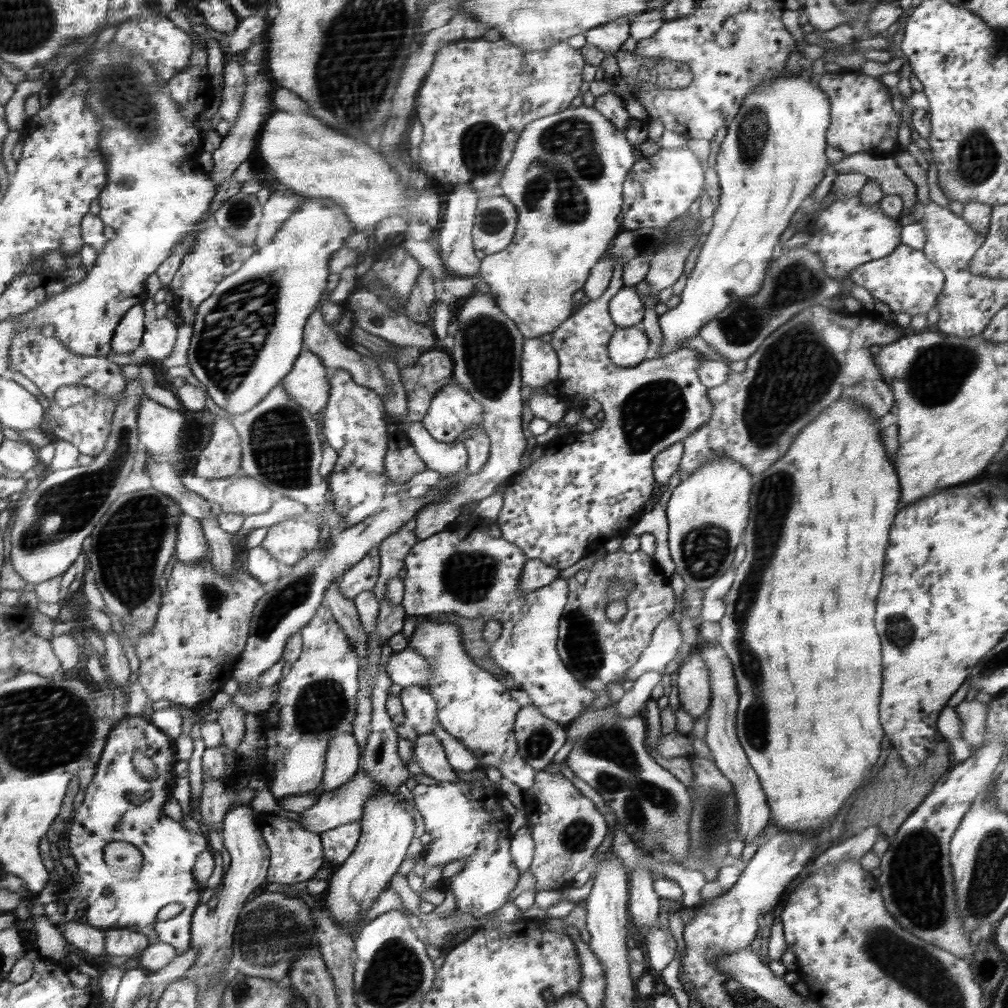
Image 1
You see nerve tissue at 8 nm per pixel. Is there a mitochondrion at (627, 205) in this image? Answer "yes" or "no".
no

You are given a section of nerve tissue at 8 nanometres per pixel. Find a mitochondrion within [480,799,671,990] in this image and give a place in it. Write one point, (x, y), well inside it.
(575, 836)

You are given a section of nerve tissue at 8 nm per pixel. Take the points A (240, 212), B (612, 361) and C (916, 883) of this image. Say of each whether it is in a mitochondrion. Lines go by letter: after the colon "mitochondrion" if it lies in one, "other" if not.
A: mitochondrion
B: other
C: mitochondrion

